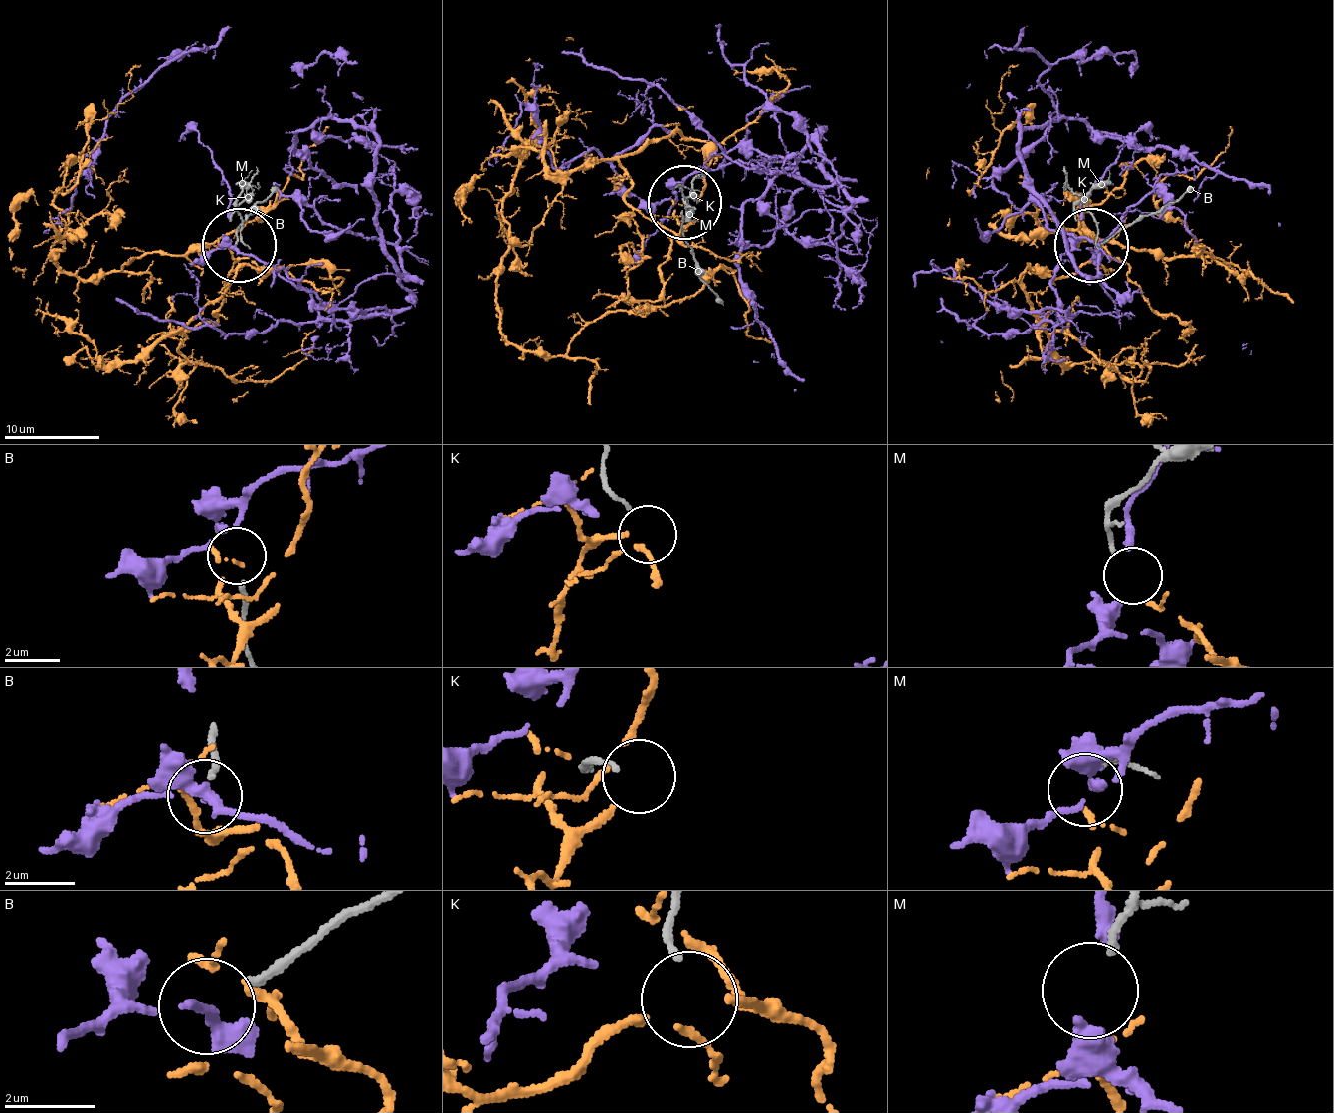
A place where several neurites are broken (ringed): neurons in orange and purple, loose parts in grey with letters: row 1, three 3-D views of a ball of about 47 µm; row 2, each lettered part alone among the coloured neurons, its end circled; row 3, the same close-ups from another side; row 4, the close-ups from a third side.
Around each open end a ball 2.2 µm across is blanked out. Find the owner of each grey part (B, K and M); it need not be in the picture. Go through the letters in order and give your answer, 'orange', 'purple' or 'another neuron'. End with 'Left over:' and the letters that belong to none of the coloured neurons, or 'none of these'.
B: another neuron
K: another neuron
M: orange
Left over: B, K

